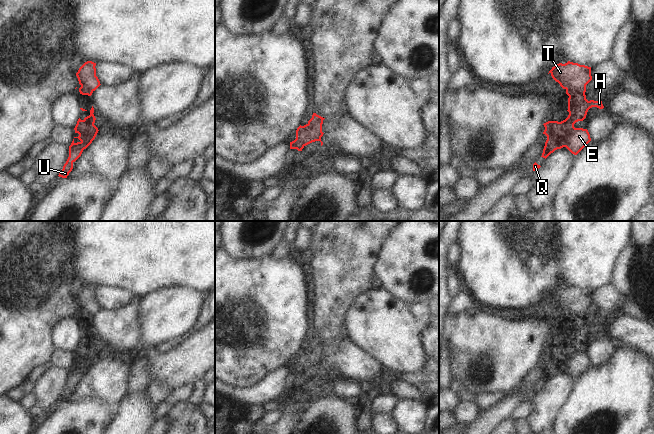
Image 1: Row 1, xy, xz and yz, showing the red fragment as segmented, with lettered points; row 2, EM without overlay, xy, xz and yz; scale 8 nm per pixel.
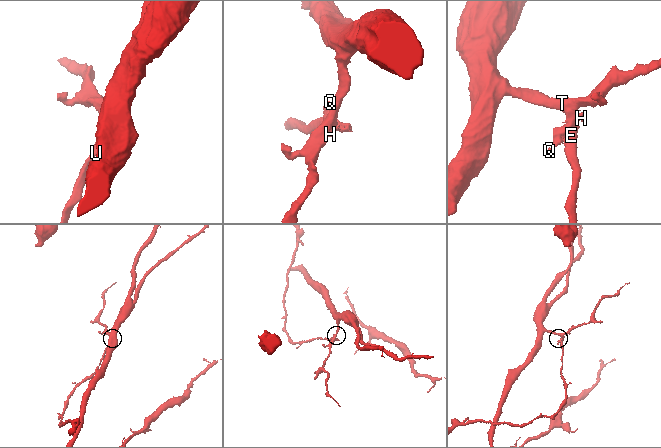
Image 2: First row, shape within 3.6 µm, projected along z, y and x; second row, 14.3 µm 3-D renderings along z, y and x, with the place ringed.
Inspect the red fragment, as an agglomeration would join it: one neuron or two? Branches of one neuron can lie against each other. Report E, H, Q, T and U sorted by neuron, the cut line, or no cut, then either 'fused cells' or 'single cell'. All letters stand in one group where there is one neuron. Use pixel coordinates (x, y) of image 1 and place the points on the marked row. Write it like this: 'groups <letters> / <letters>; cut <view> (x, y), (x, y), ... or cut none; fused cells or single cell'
groups E H Q U / T; cut xz (308, 123), (309, 127), (306, 138), (313, 141); fused cells

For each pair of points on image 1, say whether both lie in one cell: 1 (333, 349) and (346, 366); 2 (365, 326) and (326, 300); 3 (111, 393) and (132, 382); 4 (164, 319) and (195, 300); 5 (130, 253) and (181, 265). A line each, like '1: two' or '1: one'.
1: one
2: two
3: two
4: one
5: one

